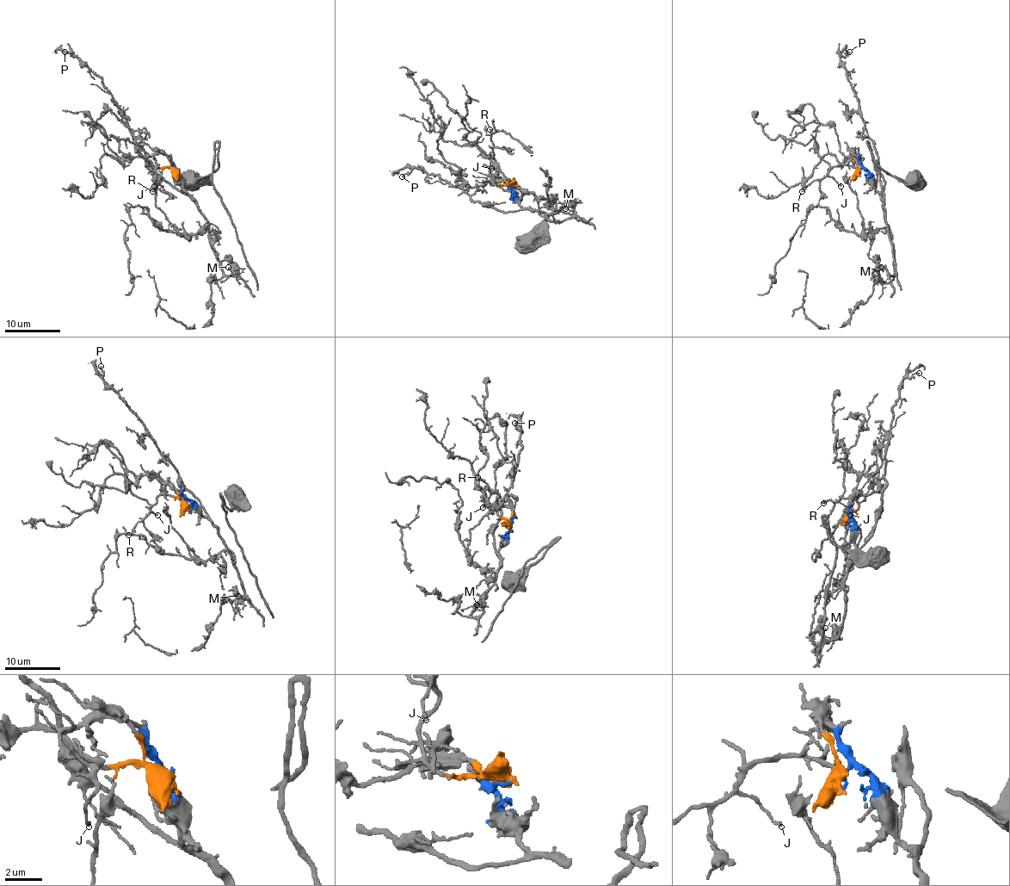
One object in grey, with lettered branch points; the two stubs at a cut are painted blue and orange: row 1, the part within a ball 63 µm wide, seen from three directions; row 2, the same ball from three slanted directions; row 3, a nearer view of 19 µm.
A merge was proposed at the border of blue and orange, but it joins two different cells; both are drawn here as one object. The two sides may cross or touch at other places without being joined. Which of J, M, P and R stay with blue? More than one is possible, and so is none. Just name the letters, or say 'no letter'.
M, P

